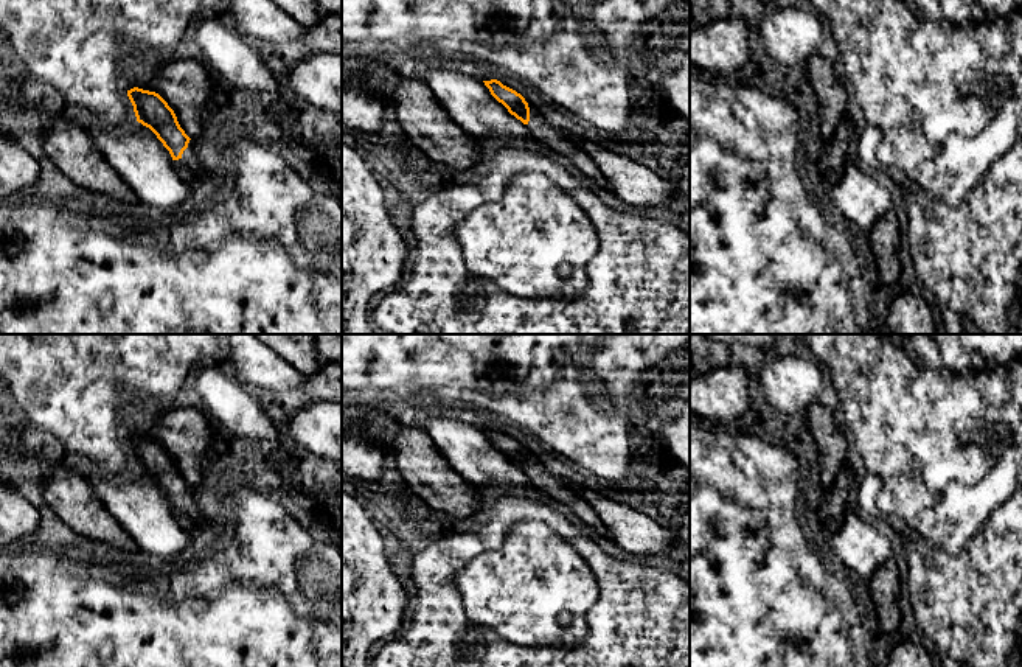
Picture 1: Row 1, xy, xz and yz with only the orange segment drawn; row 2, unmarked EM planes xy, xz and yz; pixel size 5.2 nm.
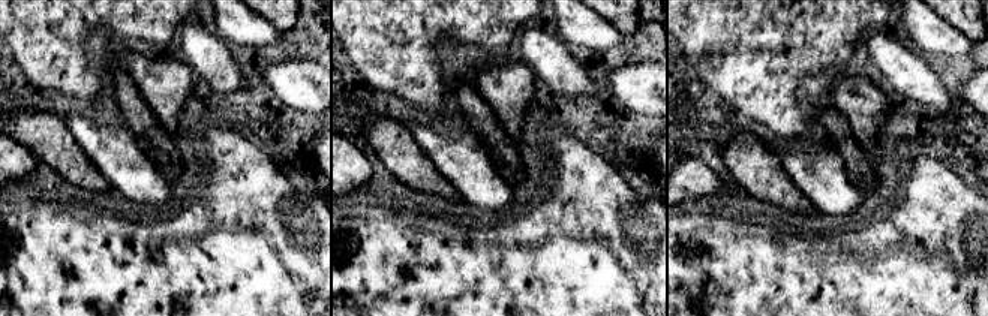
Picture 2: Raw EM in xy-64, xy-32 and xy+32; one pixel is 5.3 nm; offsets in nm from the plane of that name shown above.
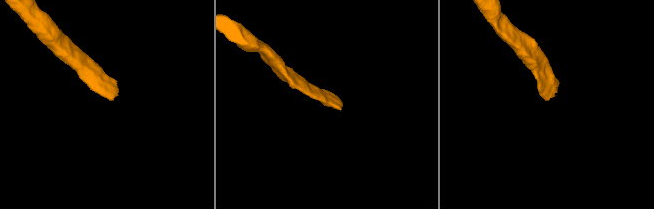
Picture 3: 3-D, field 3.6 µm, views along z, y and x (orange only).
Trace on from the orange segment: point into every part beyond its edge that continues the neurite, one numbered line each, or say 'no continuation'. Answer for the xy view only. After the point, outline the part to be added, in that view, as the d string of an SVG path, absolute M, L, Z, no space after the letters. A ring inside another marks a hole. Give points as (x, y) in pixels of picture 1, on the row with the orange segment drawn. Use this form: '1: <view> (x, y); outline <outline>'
1: xy (188, 167); outline M189 140L188 148L183 151L179 160L174 160L174 169L186 182L199 182L203 179L203 169L194 152L193 140Z

